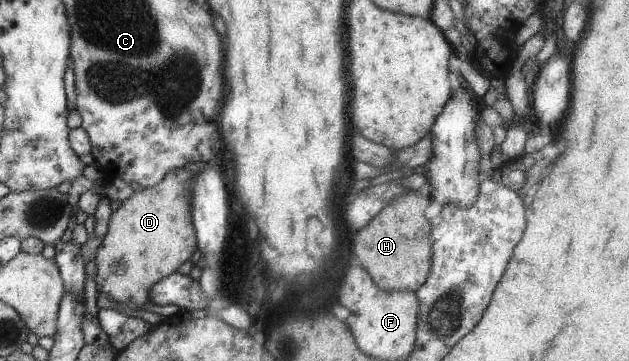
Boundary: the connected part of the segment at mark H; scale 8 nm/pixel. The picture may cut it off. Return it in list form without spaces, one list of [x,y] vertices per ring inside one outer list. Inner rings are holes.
[[[408,190],[392,198],[353,236],[355,262],[365,268],[379,290],[415,292],[427,278],[431,260],[429,222],[423,215],[430,198],[418,190]]]

